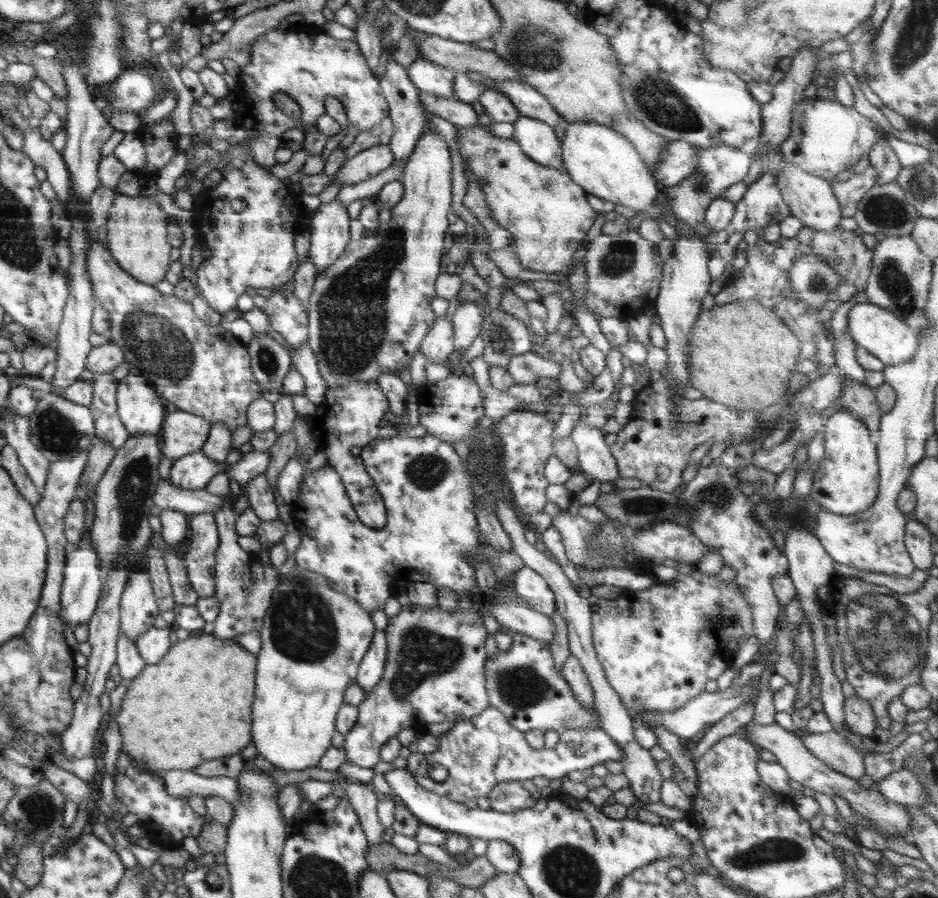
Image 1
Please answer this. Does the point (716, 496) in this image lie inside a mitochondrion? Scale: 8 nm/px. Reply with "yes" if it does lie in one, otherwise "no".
yes

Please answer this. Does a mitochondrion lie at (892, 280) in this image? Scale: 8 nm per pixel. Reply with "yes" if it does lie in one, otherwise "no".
yes

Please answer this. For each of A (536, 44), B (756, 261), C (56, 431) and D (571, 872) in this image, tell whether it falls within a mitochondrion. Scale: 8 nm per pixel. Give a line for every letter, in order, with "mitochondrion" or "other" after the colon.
A: mitochondrion
B: other
C: mitochondrion
D: mitochondrion

